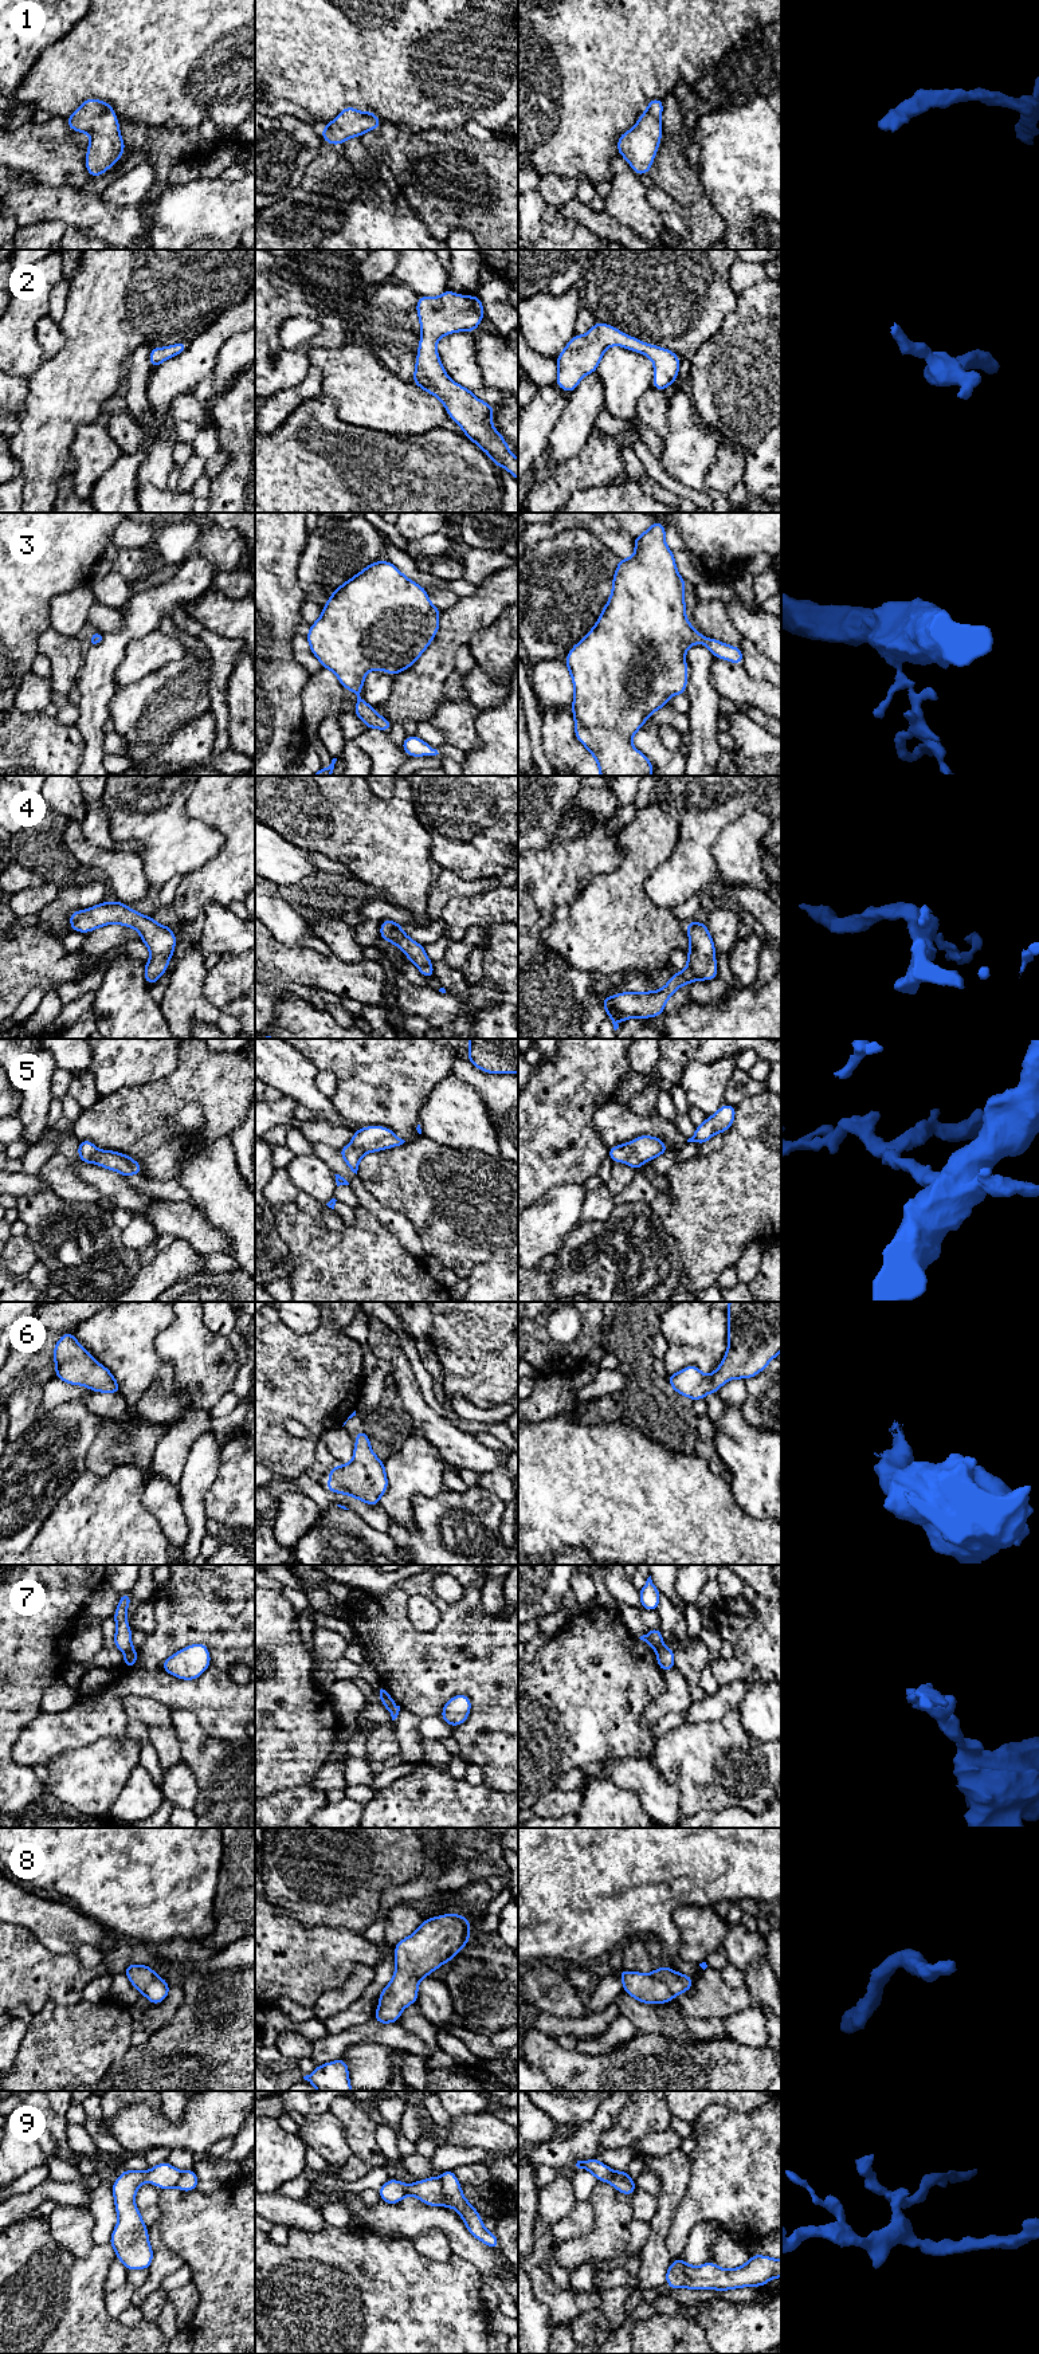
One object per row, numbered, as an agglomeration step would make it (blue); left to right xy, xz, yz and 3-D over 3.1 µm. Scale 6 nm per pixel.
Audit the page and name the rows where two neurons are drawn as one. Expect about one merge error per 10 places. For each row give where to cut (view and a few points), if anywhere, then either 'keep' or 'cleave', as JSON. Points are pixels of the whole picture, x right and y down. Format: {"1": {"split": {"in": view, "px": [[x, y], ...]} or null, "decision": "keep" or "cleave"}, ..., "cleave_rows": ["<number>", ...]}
{"1": {"split": null, "decision": "keep"}, "2": {"split": null, "decision": "keep"}, "3": {"split": null, "decision": "keep"}, "4": {"split": null, "decision": "keep"}, "5": {"split": null, "decision": "keep"}, "6": {"split": null, "decision": "keep"}, "7": {"split": {"in": "xy", "px": [[132, 1647], [124, 1652]]}, "decision": "cleave"}, "8": {"split": null, "decision": "keep"}, "9": {"split": {"in": "xz", "px": [[439, 2178], [443, 2205]]}, "decision": "cleave"}, "cleave_rows": ["7", "9"]}

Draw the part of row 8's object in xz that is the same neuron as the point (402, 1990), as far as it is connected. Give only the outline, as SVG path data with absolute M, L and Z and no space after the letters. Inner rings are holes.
M444 1914L424 1919L409 1937L397 1942L393 1949L396 1967L392 1981L383 1988L379 2008L373 2018L380 2024L397 2023L405 2006L416 2004L419 1981L430 1976L444 1962L450 1962L470 1941L470 1919L459 1914Z

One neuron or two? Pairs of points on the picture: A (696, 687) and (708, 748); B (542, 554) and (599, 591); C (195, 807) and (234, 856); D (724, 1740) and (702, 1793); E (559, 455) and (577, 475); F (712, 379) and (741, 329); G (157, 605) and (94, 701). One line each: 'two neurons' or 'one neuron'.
A: one neuron
B: one neuron
C: one neuron
D: one neuron
E: two neurons
F: one neuron
G: one neuron

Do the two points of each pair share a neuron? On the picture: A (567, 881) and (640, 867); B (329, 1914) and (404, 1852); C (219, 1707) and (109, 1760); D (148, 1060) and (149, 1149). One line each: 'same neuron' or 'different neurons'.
A: different neurons
B: same neuron
C: different neurons
D: different neurons

